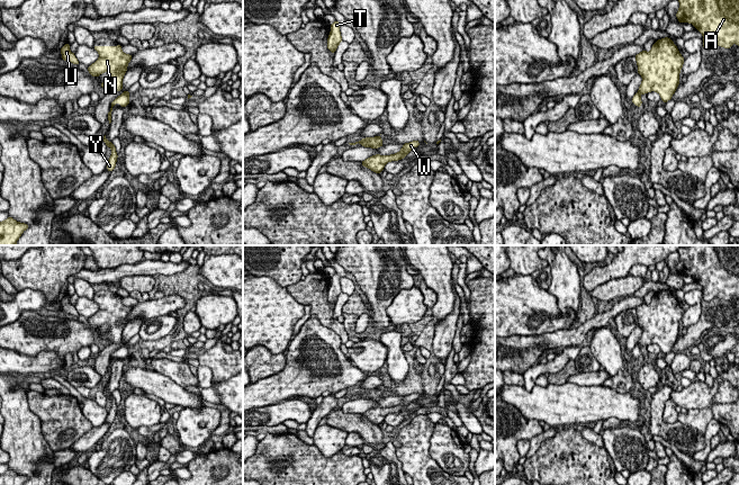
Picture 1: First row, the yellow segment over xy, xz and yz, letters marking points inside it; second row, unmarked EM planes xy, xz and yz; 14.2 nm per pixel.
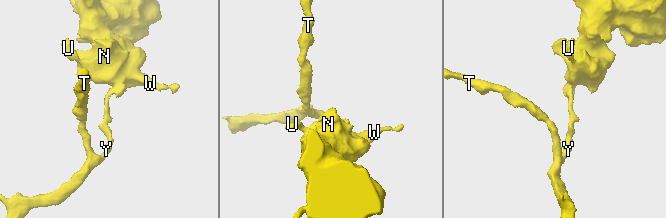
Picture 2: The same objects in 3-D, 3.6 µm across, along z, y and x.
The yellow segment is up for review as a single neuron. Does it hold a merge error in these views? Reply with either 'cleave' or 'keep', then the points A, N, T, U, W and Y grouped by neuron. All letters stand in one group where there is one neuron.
cleave | A N U W / T Y

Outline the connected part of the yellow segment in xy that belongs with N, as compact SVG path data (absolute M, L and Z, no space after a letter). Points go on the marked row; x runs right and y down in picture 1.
M120 44L117 46L93 46L93 48L99 53L99 59L88 66L89 73L96 78L107 71L109 79L100 86L109 91L123 90L123 78L133 55L125 54Z

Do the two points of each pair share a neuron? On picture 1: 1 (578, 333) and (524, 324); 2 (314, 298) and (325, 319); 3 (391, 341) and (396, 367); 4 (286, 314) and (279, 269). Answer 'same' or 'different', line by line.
1: different
2: same
3: same
4: different

